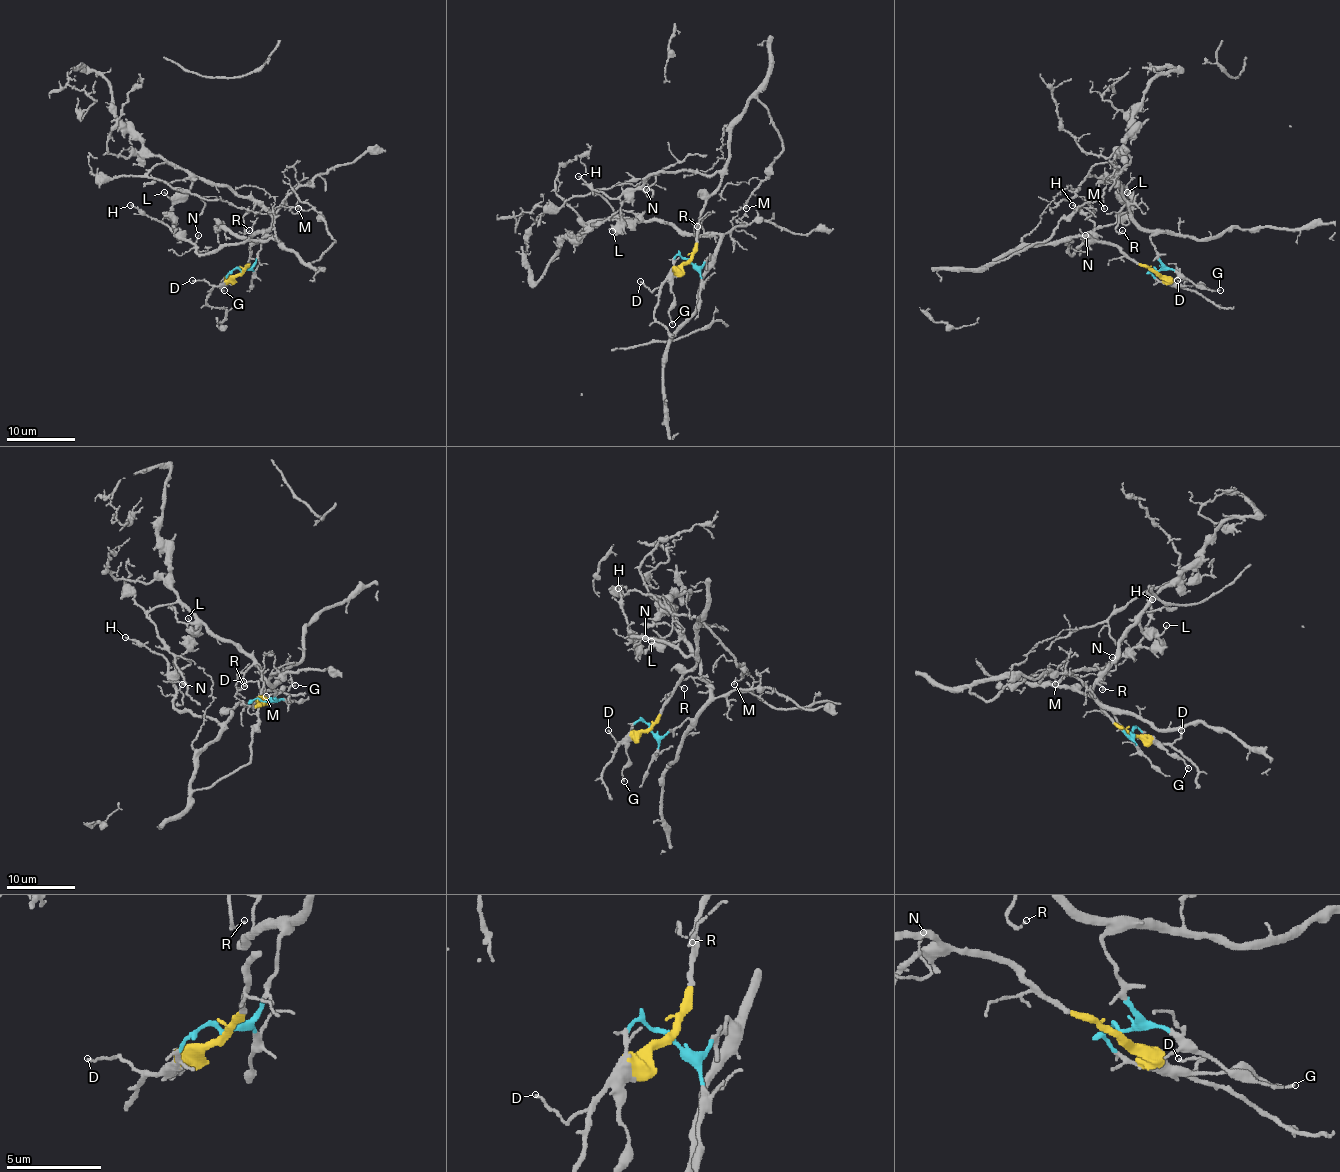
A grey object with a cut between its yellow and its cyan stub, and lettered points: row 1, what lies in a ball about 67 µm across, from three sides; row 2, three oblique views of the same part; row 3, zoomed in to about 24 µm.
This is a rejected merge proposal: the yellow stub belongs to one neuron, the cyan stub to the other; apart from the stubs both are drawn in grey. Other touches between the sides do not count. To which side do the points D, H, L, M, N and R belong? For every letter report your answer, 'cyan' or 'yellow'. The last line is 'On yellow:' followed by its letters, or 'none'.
D: yellow
H: yellow
L: cyan
M: yellow
N: yellow
R: cyan
On yellow: D, H, M, N

